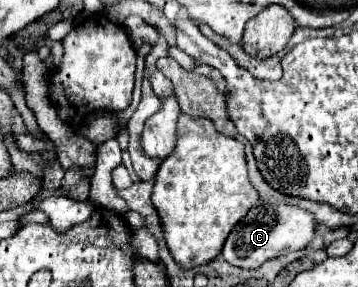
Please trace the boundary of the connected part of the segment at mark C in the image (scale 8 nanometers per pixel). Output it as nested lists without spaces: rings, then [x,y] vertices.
[[[271,204],[267,208],[257,206],[249,210],[249,214],[233,228],[229,238],[225,240],[221,254],[231,266],[255,270],[265,260],[273,260],[289,252],[303,250],[313,240],[313,234],[315,234],[315,218],[309,212],[285,204]]]

